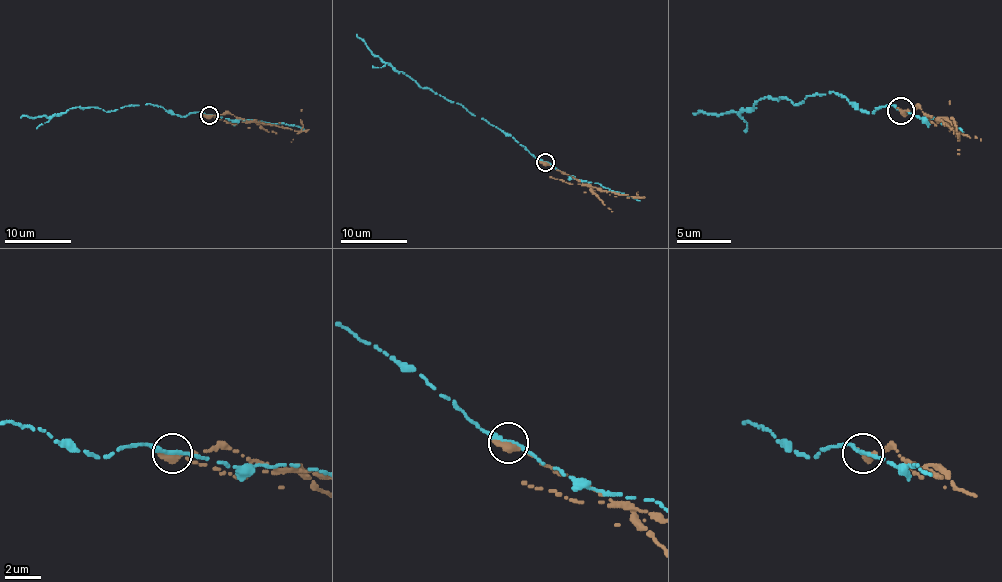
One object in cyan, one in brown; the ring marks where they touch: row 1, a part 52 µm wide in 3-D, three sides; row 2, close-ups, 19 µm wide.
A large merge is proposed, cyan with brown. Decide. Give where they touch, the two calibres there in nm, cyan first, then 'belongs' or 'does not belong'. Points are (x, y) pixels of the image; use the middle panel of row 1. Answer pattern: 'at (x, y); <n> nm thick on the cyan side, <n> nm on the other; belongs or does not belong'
at (545, 162); 200 nm thick on the cyan side, 500 nm on the other; does not belong

